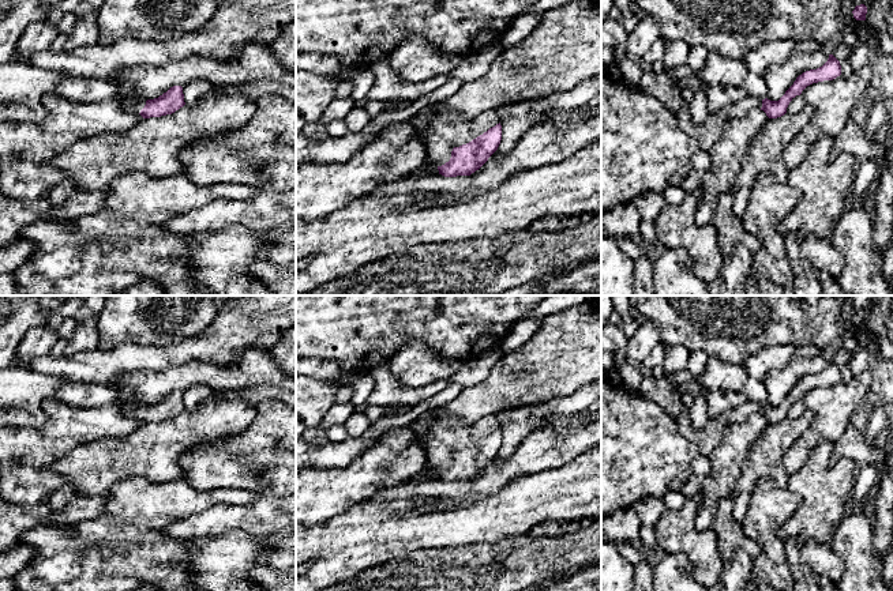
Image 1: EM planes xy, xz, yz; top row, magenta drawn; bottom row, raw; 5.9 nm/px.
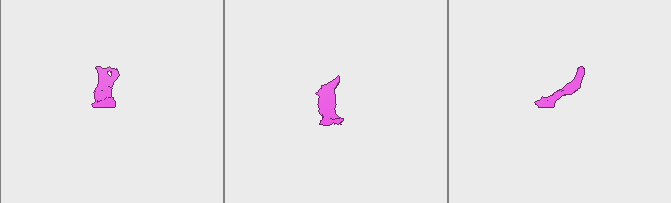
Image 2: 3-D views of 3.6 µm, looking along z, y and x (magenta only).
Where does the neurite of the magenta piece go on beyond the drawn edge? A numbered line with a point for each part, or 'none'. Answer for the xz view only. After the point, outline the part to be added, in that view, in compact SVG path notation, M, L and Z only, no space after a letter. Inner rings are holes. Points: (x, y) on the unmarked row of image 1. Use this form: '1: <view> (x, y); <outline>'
1: xz (442, 437); M432 411L412 421L406 428L424 437L427 462L431 468L442 471L451 463L454 452L459 452L499 429L496 417L488 415L472 424L439 419Z

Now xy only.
1: xy (134, 410); M131 404L123 409L123 413L128 418L140 418L140 415L145 413L146 406L145 404Z

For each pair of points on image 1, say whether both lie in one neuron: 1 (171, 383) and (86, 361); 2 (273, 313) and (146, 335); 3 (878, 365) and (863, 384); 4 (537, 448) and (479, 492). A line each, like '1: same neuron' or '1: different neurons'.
1: different neurons
2: different neurons
3: different neurons
4: same neuron

